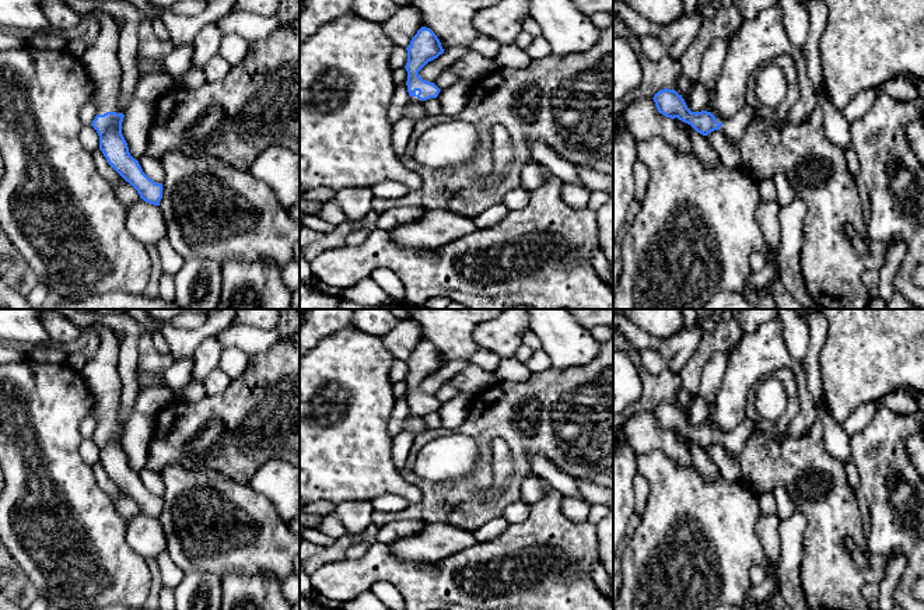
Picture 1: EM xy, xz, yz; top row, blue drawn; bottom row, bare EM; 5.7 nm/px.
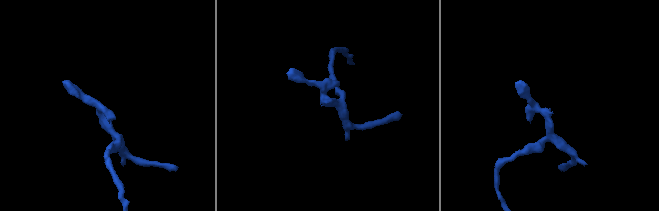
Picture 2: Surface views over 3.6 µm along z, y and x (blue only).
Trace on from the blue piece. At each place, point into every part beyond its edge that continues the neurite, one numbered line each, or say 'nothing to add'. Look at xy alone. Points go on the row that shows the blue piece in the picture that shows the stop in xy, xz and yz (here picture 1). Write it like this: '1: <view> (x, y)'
1: xy (101, 62)

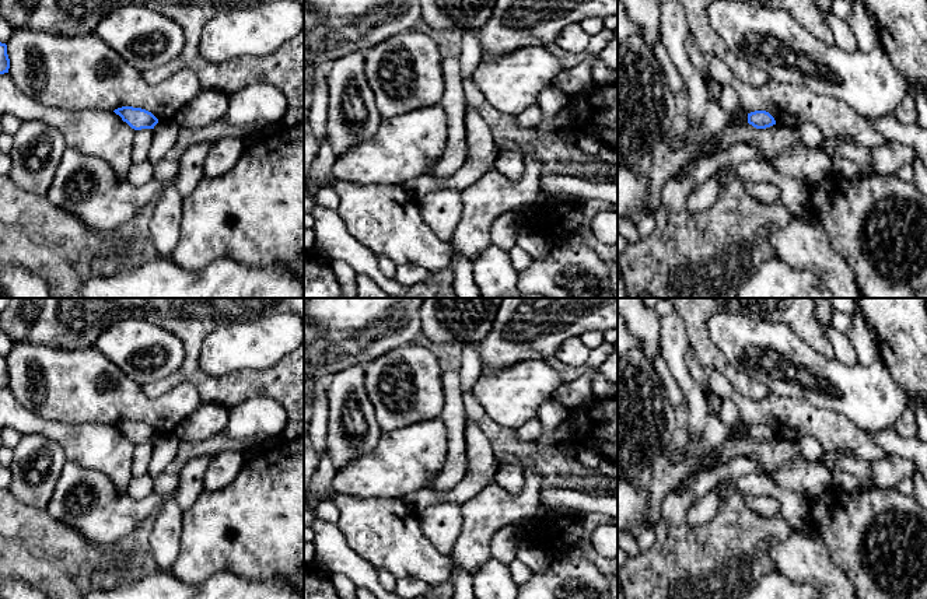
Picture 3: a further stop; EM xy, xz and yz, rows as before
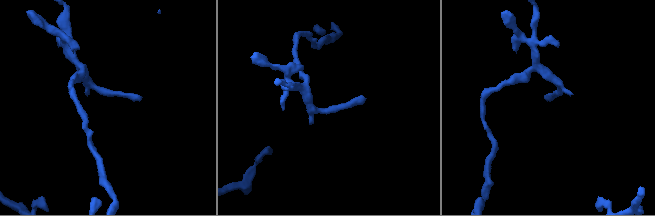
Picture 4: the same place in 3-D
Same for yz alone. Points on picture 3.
nothing to add

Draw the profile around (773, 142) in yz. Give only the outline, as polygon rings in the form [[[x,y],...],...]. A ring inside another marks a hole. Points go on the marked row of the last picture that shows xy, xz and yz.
[[[749,123],[727,127],[704,139],[700,146],[707,146],[710,141],[720,143],[720,154],[725,154],[738,143],[755,146],[762,151],[763,160],[767,162],[783,155],[794,146],[802,144],[795,127],[787,127],[777,123],[766,129],[756,129]]]

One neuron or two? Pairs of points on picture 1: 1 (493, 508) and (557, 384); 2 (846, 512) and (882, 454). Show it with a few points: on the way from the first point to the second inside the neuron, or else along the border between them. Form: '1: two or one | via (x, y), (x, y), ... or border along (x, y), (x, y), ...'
1: one | via (517, 479), (521, 452), (548, 414)
2: two | border along (860, 497), (863, 502)

